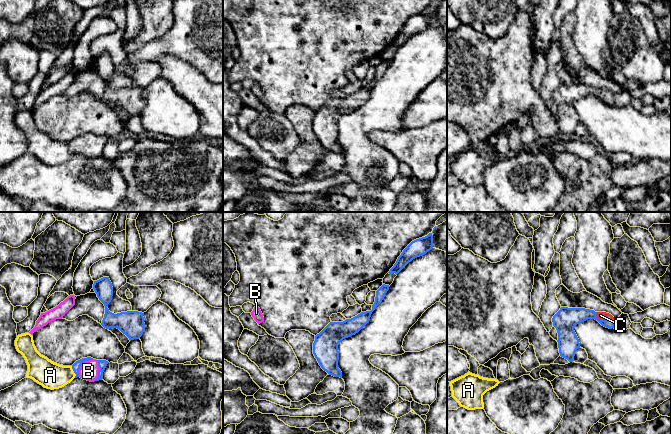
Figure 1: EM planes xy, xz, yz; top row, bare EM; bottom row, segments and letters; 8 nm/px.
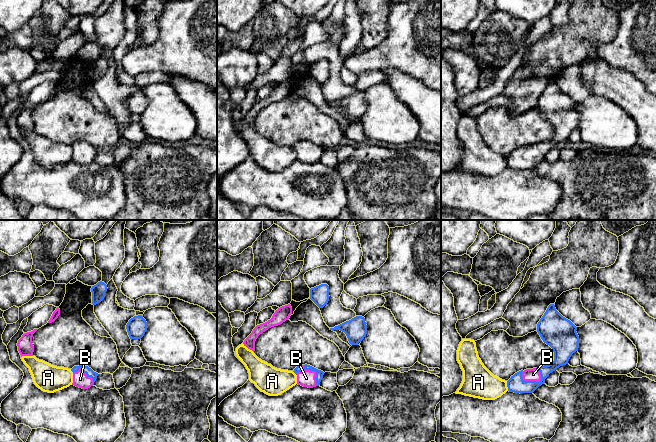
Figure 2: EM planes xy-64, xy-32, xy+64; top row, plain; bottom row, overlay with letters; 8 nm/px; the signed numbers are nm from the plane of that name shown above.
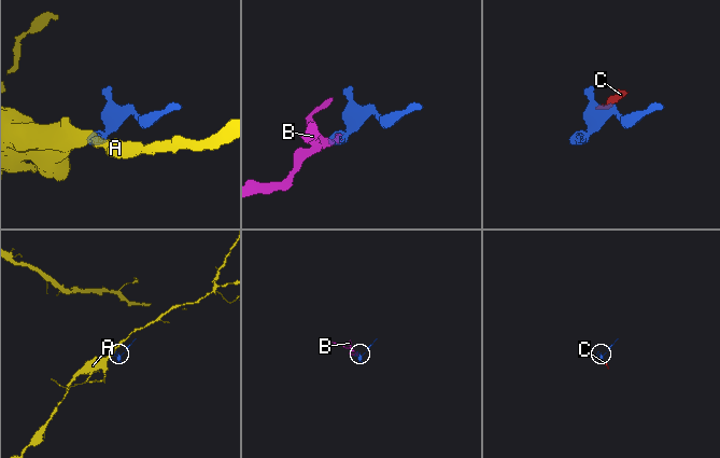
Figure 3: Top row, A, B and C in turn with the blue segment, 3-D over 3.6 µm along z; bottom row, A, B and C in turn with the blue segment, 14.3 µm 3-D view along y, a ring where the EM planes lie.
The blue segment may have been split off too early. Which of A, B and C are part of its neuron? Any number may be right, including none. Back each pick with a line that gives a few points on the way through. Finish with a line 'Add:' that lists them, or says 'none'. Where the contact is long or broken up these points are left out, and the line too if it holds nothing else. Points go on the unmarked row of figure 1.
B: Path across: xy (76, 142), (81, 140), (88, 147)
C: Path across: yz (573, 92), (595, 91), (603, 96), (600, 91)
Add: B, C

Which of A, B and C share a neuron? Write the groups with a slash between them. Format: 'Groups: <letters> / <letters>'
Groups: A / B C

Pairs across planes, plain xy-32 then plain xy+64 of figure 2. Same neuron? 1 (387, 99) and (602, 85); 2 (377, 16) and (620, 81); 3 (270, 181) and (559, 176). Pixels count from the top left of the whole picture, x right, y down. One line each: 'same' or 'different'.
1: different
2: different
3: different

